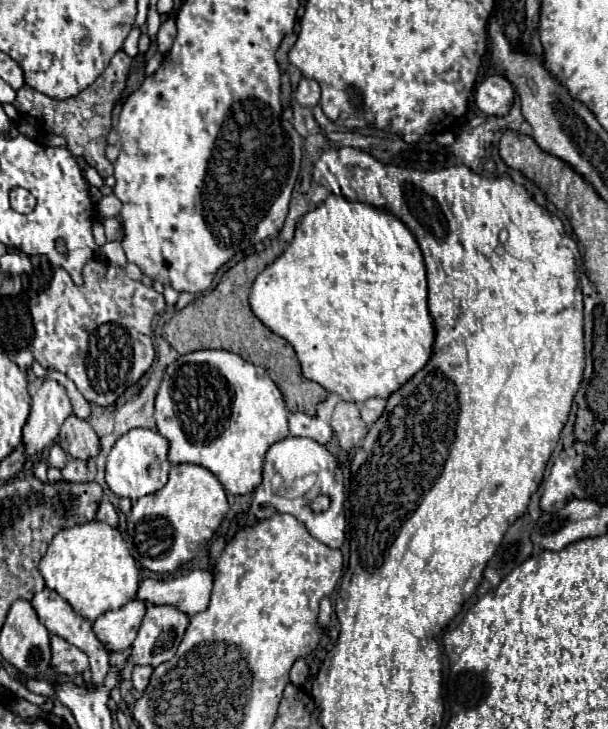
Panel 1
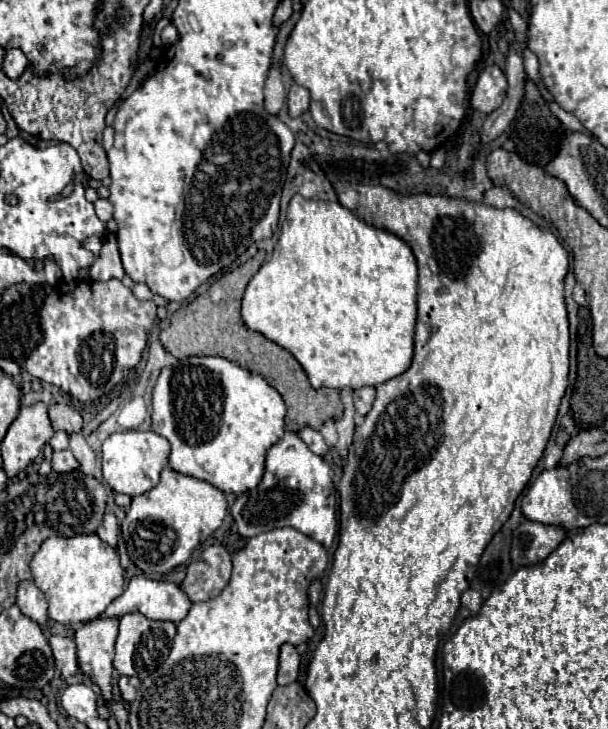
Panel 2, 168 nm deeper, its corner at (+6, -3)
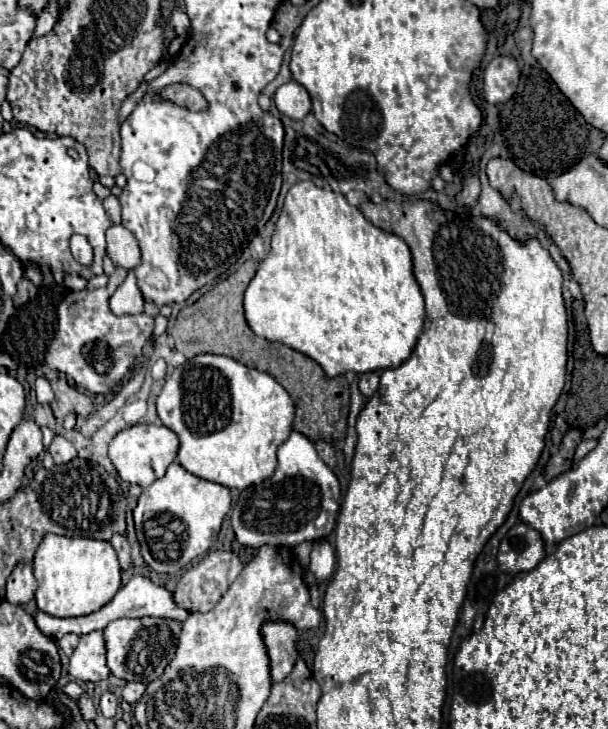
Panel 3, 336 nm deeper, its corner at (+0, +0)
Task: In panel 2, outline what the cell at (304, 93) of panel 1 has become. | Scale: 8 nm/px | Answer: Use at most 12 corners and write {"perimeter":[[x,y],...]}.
{"perimeter":[[298,84],[288,92],[288,116],[298,118],[310,106],[310,92]]}

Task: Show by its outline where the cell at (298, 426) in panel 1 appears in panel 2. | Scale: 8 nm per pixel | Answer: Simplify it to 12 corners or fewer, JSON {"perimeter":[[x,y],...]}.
{"perimeter":[[302,428],[298,436],[314,454],[326,456],[328,446],[318,430]]}

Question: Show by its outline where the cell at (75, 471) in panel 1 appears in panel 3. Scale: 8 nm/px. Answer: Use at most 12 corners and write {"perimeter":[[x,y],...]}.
{"perimeter":[[54,437],[48,451],[56,463],[76,457],[74,445],[64,437]]}

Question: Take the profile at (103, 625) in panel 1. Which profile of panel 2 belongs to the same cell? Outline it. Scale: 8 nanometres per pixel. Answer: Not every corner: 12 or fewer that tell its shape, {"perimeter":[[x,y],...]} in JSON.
{"perimeter":[[116,618],[82,624],[78,666],[90,684],[110,686]]}

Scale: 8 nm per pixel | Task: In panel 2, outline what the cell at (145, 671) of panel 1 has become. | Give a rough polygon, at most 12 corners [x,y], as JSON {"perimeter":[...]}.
{"perimeter":[[136,676],[118,680],[120,694],[126,702],[136,698],[140,680]]}

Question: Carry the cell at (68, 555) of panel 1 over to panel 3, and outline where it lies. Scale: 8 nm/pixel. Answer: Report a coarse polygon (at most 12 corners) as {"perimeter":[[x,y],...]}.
{"perimeter":[[48,533],[34,555],[36,605],[102,609],[122,587],[110,541]]}

